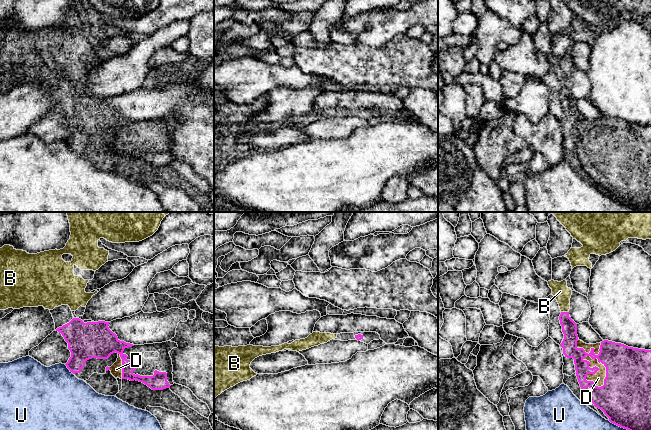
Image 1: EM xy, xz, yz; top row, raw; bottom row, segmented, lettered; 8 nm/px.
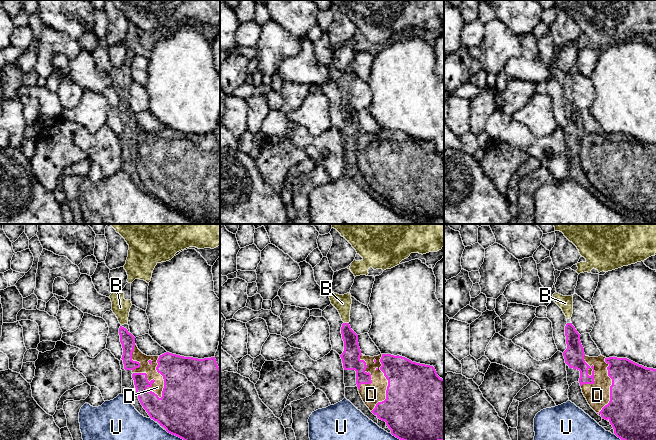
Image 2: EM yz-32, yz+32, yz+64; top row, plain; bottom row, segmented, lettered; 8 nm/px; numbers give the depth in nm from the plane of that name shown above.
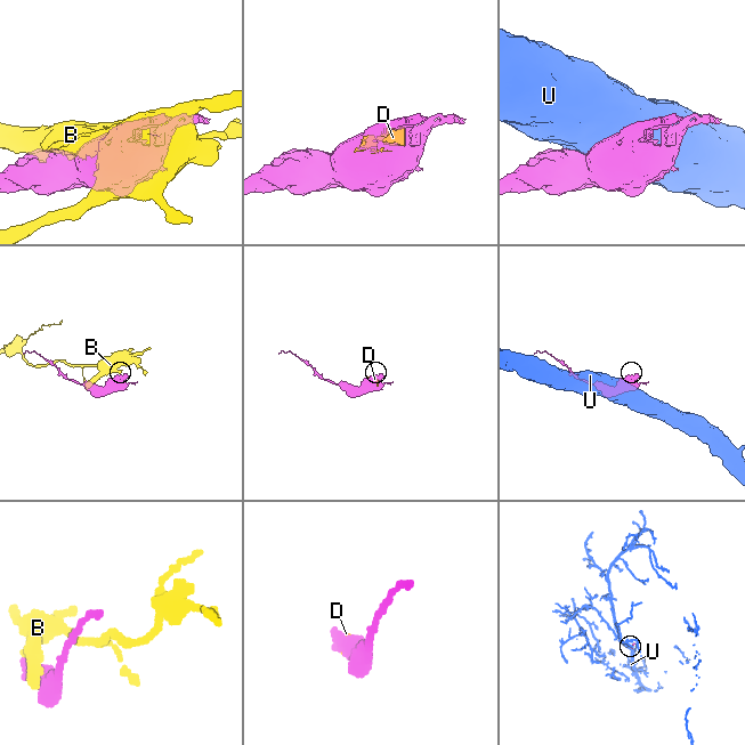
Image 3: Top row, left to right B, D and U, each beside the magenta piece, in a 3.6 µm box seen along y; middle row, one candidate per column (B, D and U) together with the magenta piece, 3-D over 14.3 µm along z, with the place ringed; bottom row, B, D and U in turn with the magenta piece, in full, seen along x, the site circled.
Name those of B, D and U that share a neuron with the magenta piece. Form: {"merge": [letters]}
{"merge": ["B", "D"]}

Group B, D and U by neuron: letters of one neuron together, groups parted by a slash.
B D / U

